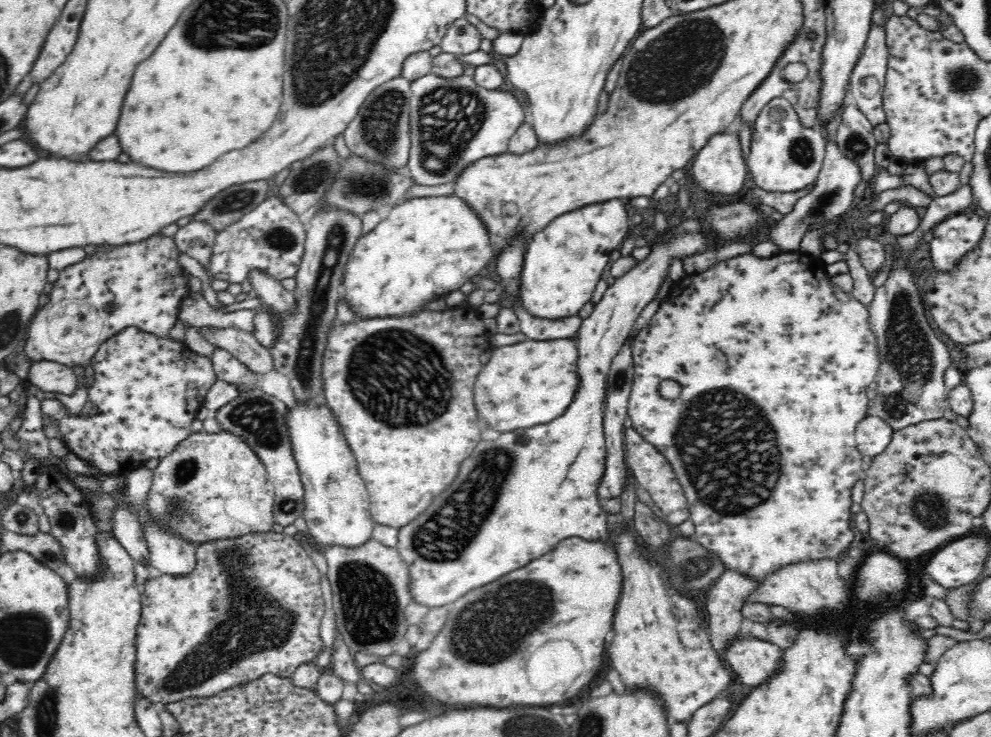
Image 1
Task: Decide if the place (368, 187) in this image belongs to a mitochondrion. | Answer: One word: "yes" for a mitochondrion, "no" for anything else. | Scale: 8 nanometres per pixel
yes

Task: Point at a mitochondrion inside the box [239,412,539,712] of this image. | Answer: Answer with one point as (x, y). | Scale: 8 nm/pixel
(444, 536)

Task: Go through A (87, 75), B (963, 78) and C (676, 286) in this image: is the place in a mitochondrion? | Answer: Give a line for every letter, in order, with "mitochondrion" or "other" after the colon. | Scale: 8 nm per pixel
A: other
B: mitochondrion
C: other

